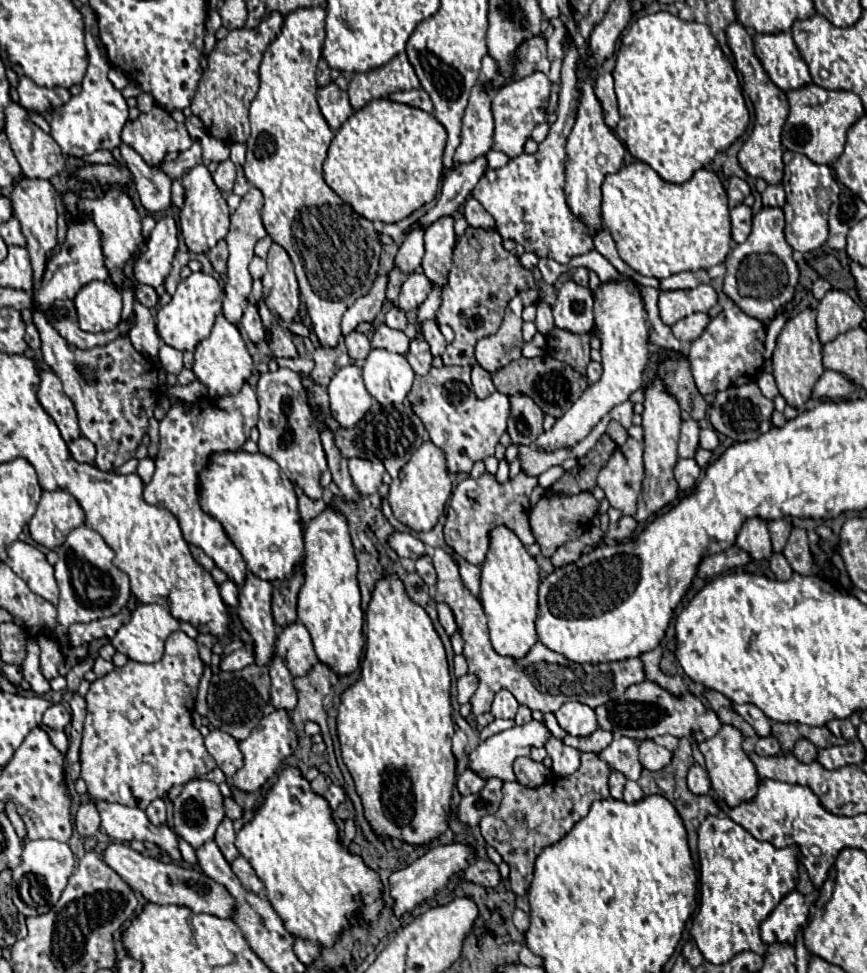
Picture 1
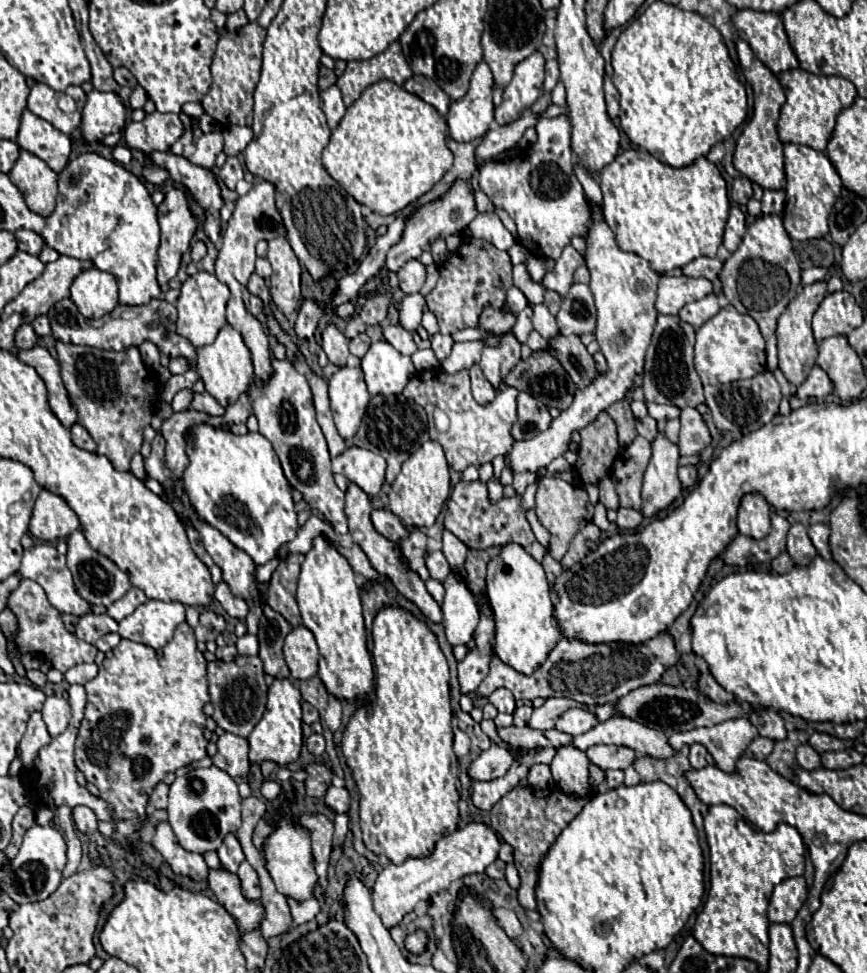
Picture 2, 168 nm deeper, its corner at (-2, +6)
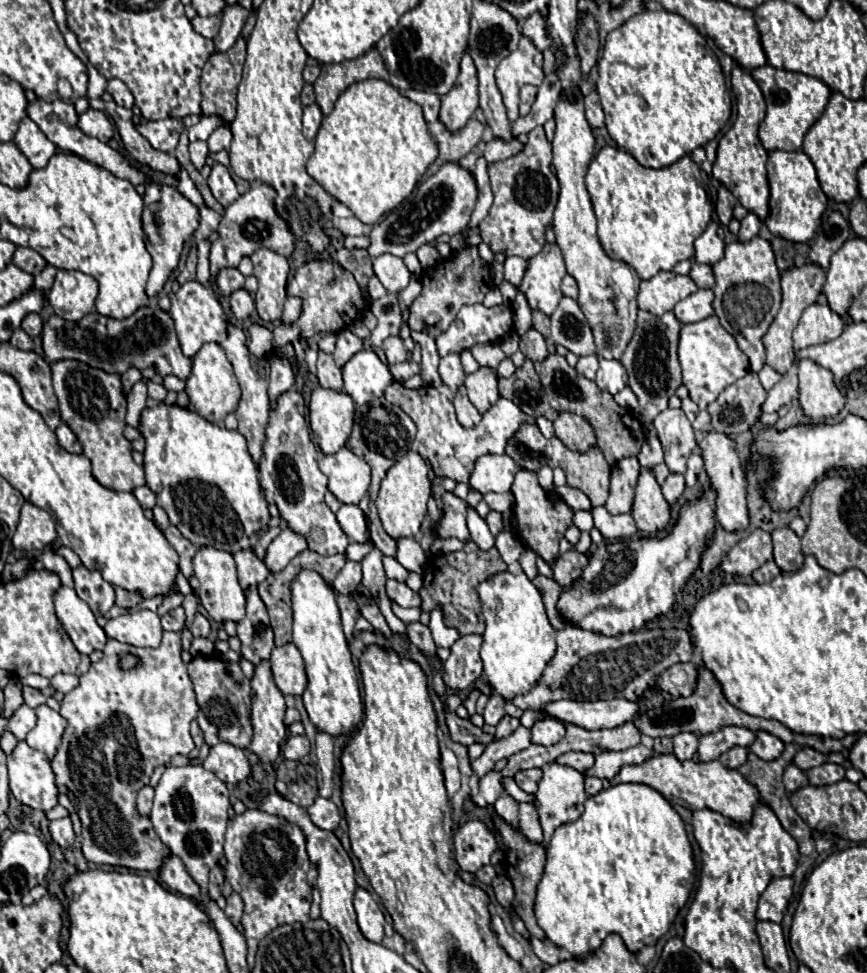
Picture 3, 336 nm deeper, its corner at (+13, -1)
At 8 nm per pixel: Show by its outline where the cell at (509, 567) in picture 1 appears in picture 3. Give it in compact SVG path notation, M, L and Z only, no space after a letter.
M504 572L500 576L492 576L478 586L478 594L486 620L484 644L480 650L484 662L484 676L488 678L492 690L504 700L528 694L538 684L542 672L556 654L556 630L548 622L542 596L524 572Z

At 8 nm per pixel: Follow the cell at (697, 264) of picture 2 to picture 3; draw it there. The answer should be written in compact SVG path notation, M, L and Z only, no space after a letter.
M694 262L688 276L698 284L698 288L712 288L714 282L716 282L712 266L708 266L708 264L696 264Z

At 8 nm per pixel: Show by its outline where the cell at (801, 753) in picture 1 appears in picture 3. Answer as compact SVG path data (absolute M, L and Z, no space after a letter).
M790 764L790 766L784 770L784 786L786 786L786 792L788 792L788 794L800 790L800 788L806 786L806 784L808 784L806 774L804 774L800 768L796 768L794 764Z

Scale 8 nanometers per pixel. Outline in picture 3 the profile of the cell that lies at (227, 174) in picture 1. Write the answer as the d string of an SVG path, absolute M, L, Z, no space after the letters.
M214 164L212 166L212 172L210 172L210 178L208 178L208 186L214 194L214 198L222 204L222 206L230 206L240 194L236 190L236 184L228 172L226 166L222 164Z

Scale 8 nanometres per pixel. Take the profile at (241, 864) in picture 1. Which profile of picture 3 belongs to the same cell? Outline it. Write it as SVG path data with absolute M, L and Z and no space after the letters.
M234 892L230 898L228 898L228 904L226 904L226 910L224 914L228 916L228 920L238 926L240 924L240 918L242 918L242 910L244 910L244 902L240 900L240 896Z

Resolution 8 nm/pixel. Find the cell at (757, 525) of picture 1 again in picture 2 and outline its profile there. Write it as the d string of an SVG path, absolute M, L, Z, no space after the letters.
M751 493L741 499L737 527L741 535L753 537L753 539L763 539L769 535L771 531L769 505L759 493Z

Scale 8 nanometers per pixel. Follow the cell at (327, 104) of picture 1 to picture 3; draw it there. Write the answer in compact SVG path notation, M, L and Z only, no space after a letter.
M316 104L304 108L302 130L304 130L304 136L306 136L308 140L314 140L318 128L320 128L320 124L322 124L322 118L324 118L324 116L322 116L322 112L320 112L320 108L318 108Z

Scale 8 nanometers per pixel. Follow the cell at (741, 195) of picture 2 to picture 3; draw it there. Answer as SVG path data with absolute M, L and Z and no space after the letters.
M724 186L718 190L718 202L716 202L716 214L718 220L728 226L728 222L732 220L732 208L736 206L736 198L732 196L730 190L726 190Z

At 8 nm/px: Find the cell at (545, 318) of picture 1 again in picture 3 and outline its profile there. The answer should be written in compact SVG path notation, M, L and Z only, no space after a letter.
M534 328L520 338L520 350L532 362L540 362L540 360L544 360L548 356L546 342L544 342L542 334L538 330L534 330Z

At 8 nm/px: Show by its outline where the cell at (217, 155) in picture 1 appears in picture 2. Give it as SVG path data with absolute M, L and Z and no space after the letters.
M211 131L211 133L203 133L197 143L195 143L197 151L191 155L191 163L211 169L215 165L215 157L223 151L223 135L221 131Z

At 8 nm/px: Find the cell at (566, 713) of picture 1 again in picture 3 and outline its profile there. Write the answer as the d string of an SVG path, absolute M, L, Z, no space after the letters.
M540 720L532 726L532 742L552 746L564 738L564 726L558 720Z

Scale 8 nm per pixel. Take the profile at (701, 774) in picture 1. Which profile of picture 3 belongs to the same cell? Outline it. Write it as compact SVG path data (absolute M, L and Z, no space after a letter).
M680 732L674 738L674 754L678 760L690 760L698 750L698 736L692 732Z

